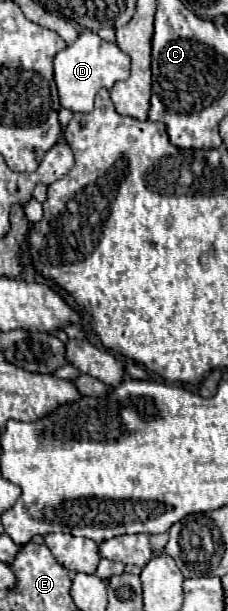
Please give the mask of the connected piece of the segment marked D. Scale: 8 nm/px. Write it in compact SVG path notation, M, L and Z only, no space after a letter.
M84 30L78 40L66 46L54 58L54 80L60 92L62 108L72 112L92 112L94 96L100 88L112 88L114 82L130 76L130 56L124 54L116 44L102 40L98 34Z

